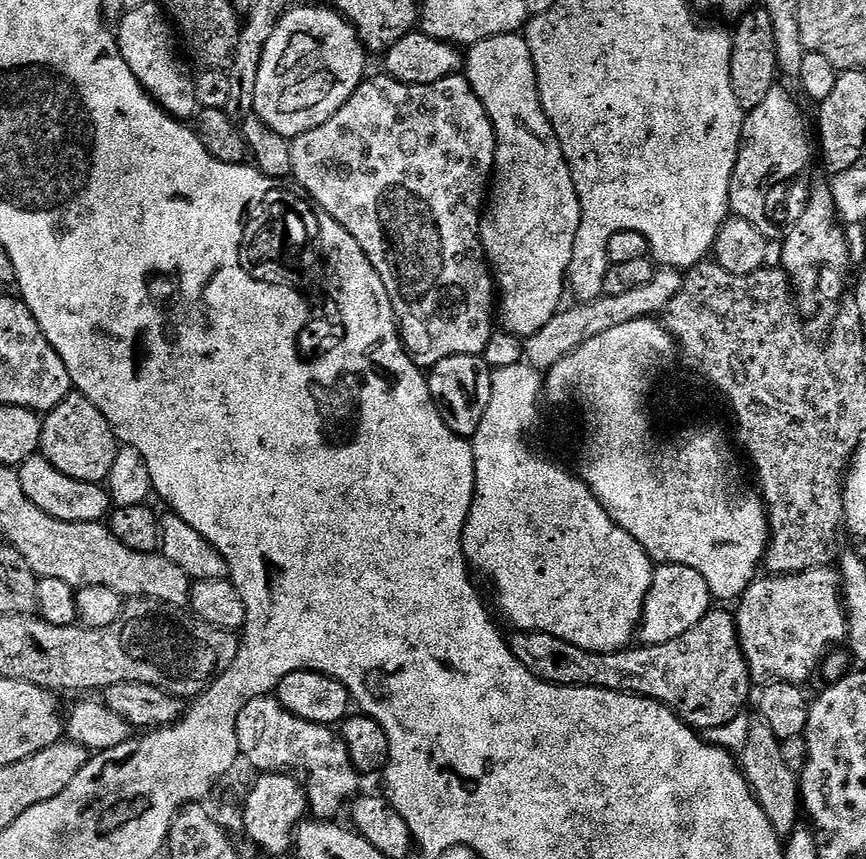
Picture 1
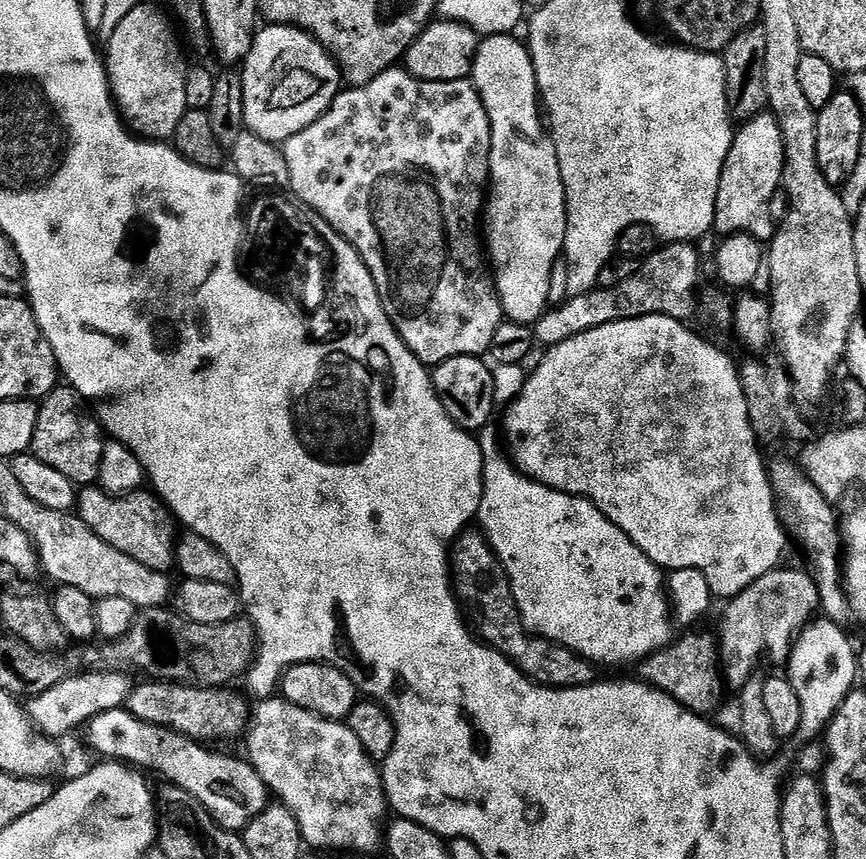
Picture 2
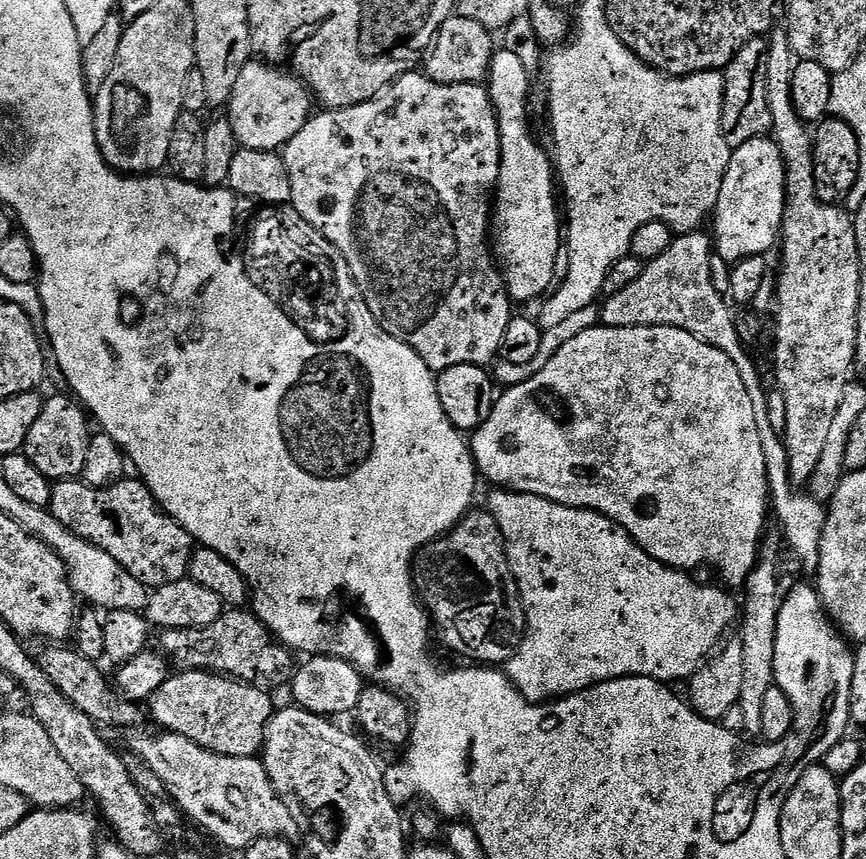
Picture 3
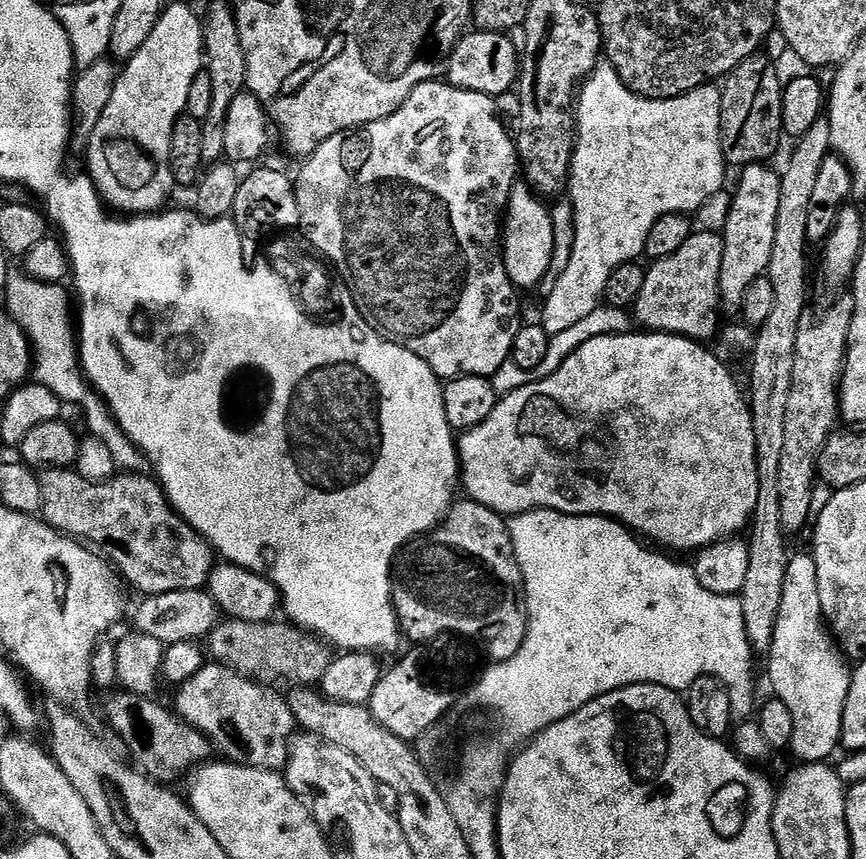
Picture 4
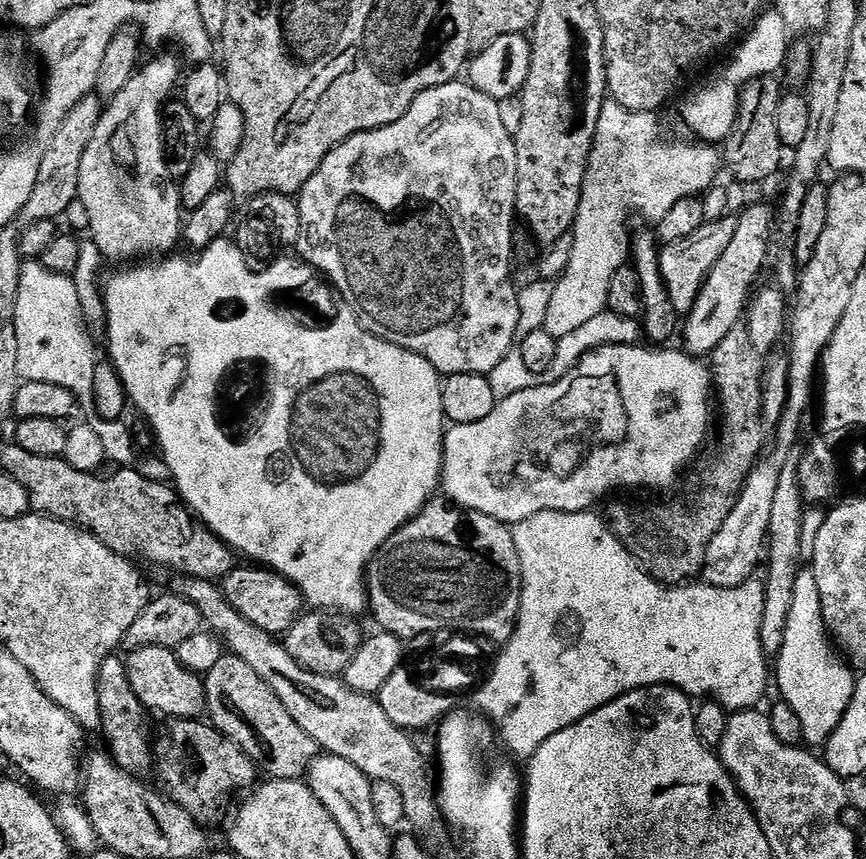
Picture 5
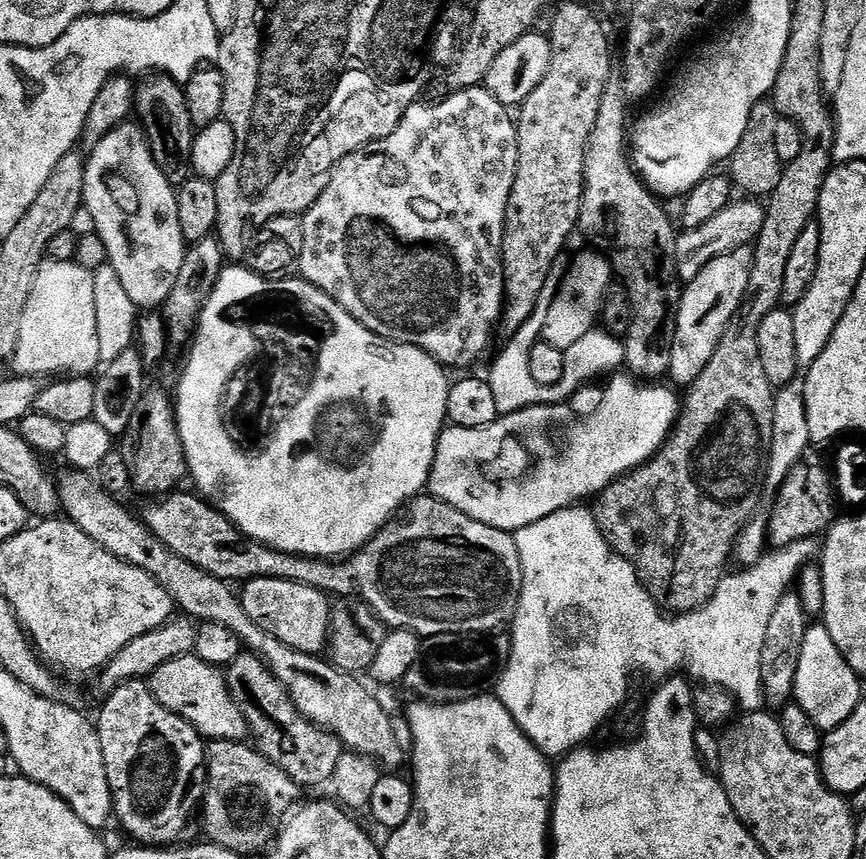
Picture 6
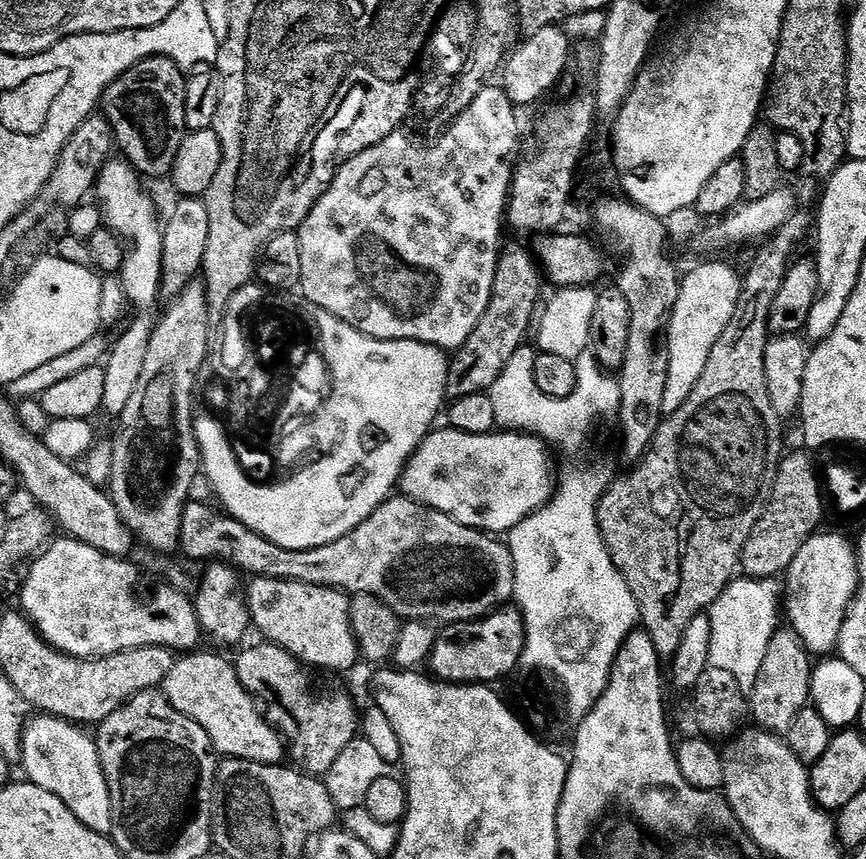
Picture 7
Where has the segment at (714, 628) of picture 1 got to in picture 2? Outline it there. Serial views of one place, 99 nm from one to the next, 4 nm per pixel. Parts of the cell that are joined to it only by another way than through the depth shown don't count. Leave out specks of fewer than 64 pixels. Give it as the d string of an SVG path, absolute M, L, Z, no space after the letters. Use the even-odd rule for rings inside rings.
M468 530L457 539L454 553L450 558L450 570L454 575L454 591L461 605L465 609L472 608L470 620L475 631L477 633L486 631L488 628L486 622L489 618L489 643L494 646L503 645L502 650L509 660L526 662L524 672L528 679L535 680L545 688L577 688L597 683L598 668L591 660L587 660L585 656L577 656L566 646L556 644L552 640L541 640L524 627L520 611L514 602L514 594L506 570L501 566L496 551L488 545L488 539L483 534L476 530ZM501 607L506 611L505 632L500 630L502 618L498 612ZM692 630L689 636L684 636L681 638L680 641L677 639L675 642L669 643L667 648L661 648L658 652L653 652L651 656L639 661L638 668L640 668L640 673L638 673L639 679L643 681L643 683L648 684L652 688L657 688L658 690L662 690L666 695L670 698L674 698L678 701L678 703L684 707L689 708L692 712L697 712L699 716L707 717L709 714L708 712L712 712L715 710L716 707L719 706L720 703L724 700L724 692L726 693L726 683L725 679L722 675L721 669L721 662L720 662L720 645L718 643L717 637L715 635L712 636L708 632L694 632L698 630Z

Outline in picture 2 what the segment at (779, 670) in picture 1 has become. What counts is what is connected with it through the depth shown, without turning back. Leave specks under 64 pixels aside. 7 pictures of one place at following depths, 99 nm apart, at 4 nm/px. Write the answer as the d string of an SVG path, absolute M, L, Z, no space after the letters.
M777 567L775 572L767 572L746 586L742 594L727 601L725 608L728 609L720 620L718 643L722 675L729 689L739 690L746 681L757 675L756 667L760 664L764 644L794 645L797 637L813 623L812 615L821 611L818 586L808 572L795 572L792 568L784 567Z

